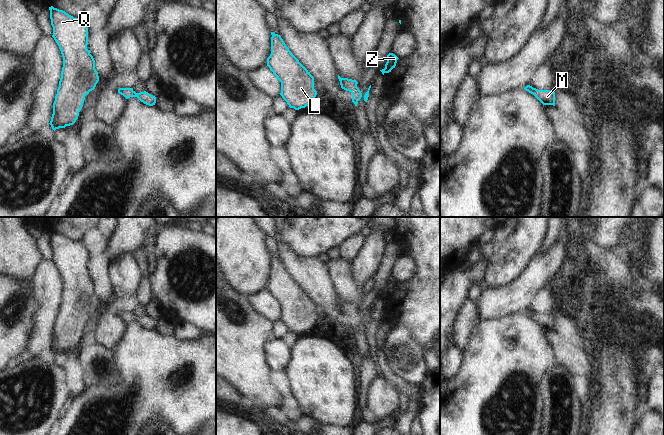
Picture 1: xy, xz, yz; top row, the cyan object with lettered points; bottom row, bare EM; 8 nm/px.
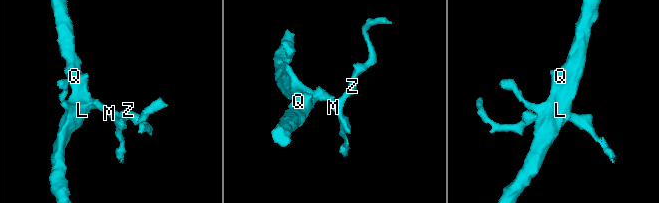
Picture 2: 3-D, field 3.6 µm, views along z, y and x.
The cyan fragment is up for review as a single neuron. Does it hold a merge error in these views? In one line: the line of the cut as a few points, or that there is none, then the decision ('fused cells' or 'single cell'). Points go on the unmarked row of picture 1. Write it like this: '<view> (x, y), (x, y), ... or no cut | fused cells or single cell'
no cut | single cell

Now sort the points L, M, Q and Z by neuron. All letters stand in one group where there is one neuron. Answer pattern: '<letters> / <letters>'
L M Q Z

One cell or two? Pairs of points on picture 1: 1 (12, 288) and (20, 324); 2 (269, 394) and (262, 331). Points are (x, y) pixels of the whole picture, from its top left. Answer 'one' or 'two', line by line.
1: one
2: one

